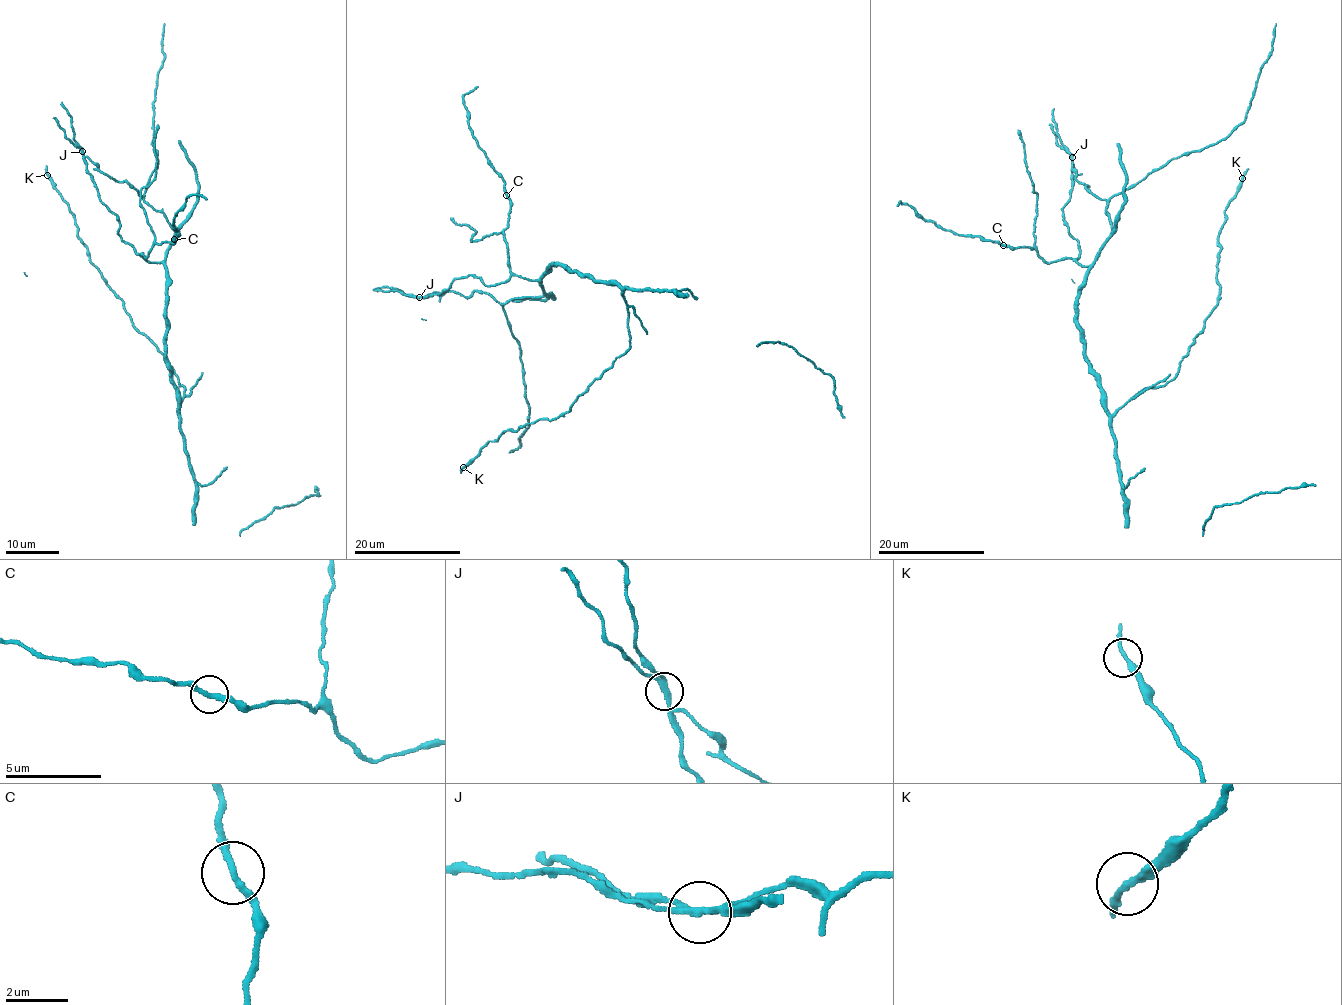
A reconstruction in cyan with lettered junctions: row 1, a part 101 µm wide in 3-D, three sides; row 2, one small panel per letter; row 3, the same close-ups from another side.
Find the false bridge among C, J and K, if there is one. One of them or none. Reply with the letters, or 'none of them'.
none of them

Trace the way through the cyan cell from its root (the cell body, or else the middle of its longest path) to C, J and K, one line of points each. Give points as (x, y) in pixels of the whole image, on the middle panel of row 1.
C: (570, 272), (558, 264), (548, 265), (537, 280), (511, 272), (503, 232), (510, 211), (506, 195)
J: (570, 272), (548, 265), (537, 280), (512, 276), (493, 285), (467, 275), (438, 294), (419, 297)
K: (570, 272), (622, 289), (629, 348), (569, 411), (502, 431), (463, 467)

